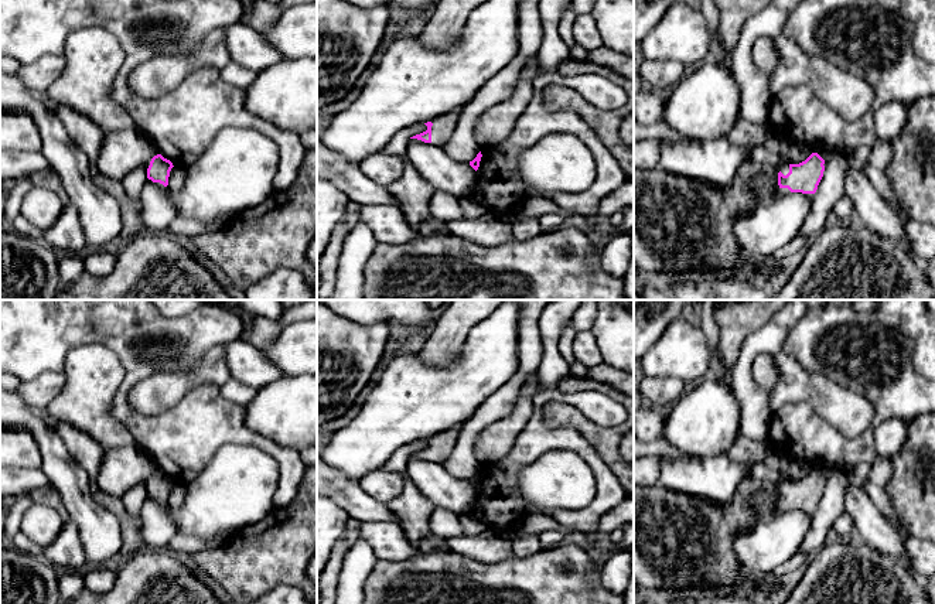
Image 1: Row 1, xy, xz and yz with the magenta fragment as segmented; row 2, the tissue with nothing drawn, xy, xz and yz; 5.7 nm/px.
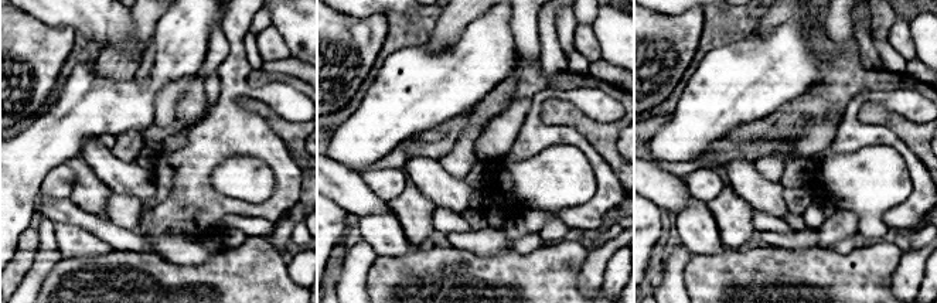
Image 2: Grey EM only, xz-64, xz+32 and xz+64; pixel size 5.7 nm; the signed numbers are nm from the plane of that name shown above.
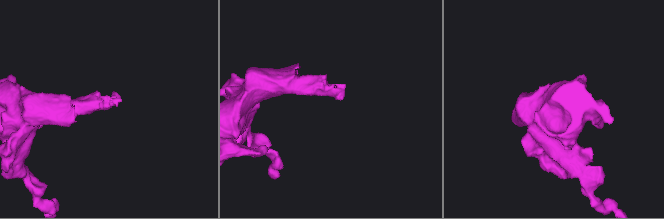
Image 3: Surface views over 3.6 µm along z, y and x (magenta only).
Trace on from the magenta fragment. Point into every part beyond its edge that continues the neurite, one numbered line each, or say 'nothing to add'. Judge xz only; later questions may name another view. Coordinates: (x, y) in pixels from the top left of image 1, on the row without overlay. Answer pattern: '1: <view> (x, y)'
1: xz (444, 442)

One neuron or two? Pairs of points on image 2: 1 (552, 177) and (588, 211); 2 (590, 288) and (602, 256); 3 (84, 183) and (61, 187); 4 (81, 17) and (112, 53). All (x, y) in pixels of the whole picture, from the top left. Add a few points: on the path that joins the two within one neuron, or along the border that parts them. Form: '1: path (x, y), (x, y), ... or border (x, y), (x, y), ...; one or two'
1: border (593, 174), (596, 191), (561, 213), (569, 228); two
2: path (590, 281), (595, 264); one
3: border (65, 163), (75, 174), (70, 197); two
4: border (101, 48), (116, 44), (138, 60); two

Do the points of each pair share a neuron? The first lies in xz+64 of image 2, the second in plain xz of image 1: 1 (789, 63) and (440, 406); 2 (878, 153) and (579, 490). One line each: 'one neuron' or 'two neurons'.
1: one neuron
2: one neuron

